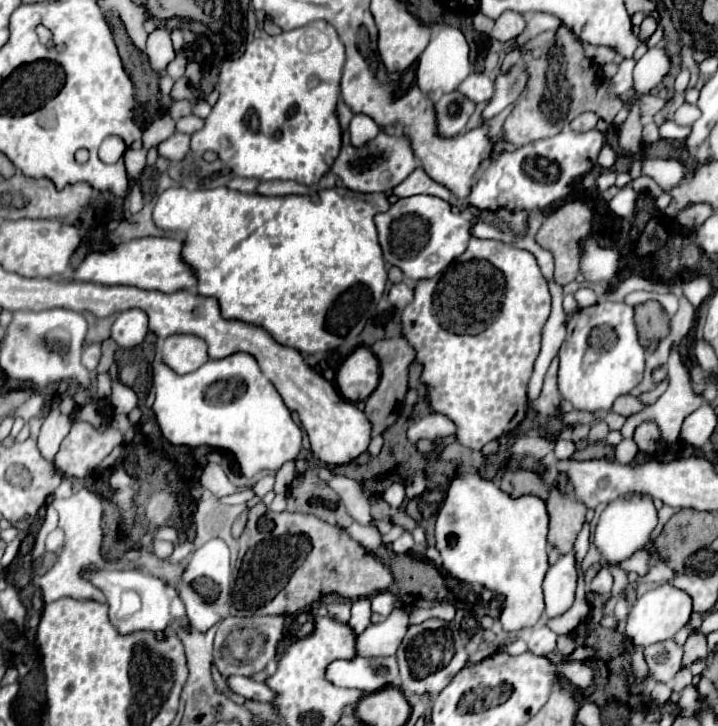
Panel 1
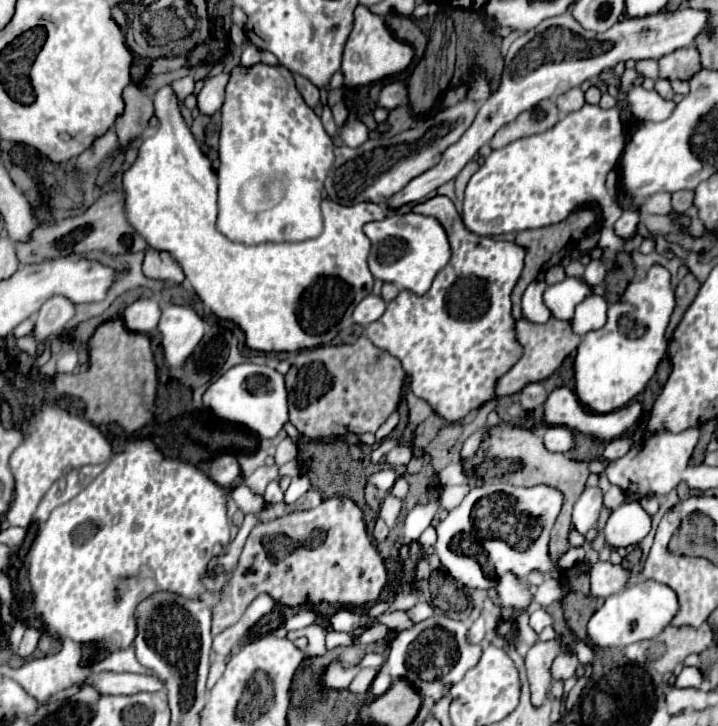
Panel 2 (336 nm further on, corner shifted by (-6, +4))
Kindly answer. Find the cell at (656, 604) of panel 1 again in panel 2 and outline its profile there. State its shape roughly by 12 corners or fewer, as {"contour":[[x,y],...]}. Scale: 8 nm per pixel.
{"contour":[[641,581],[587,623],[597,647],[657,637],[679,609],[671,587]]}

